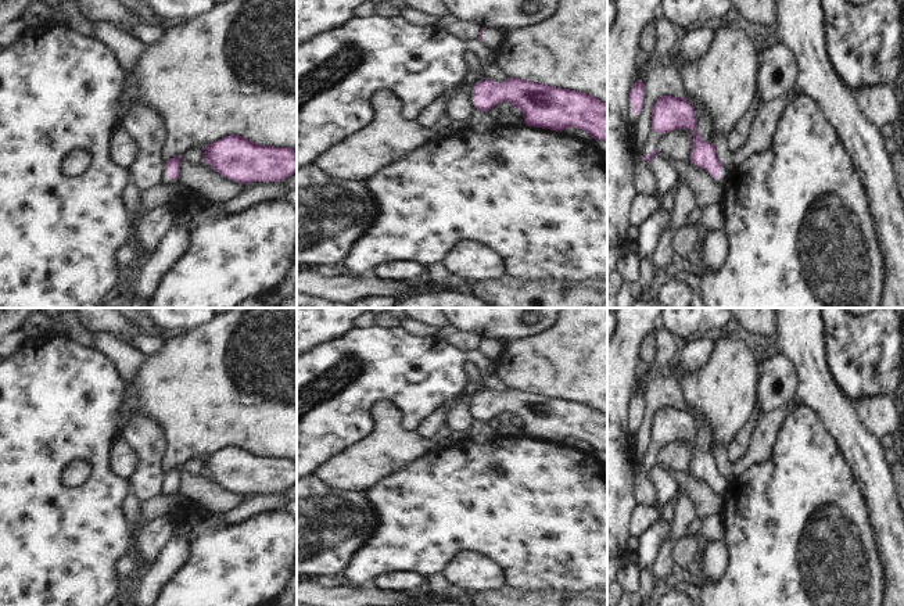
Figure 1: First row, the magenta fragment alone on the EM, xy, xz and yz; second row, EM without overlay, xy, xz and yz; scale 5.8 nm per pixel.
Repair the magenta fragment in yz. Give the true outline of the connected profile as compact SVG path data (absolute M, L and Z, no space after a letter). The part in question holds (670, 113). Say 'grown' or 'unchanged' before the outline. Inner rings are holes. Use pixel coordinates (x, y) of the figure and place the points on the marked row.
grown | M659 97L652 110L652 126L653 130L643 148L643 158L647 164L659 154L659 139L664 133L675 129L689 129L693 133L693 148L689 159L696 166L706 169L714 179L720 178L722 165L715 155L715 146L706 143L699 135L693 107L686 98Z

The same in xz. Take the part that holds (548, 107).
unchanged | M509 78L505 83L487 79L474 85L477 110L488 112L503 101L521 111L528 126L556 132L577 128L598 141L607 141L607 104L584 92L519 78Z

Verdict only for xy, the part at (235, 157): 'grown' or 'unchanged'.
unchanged

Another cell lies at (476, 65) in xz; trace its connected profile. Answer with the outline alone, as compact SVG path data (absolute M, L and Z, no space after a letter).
M471 53L467 54L467 61L470 65L471 72L477 75L477 80L483 82L487 80L487 71L483 67L483 62Z

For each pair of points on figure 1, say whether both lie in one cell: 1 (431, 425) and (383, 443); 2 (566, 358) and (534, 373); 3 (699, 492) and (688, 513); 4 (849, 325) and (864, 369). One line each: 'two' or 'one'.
1: two
2: one
3: two
4: one

